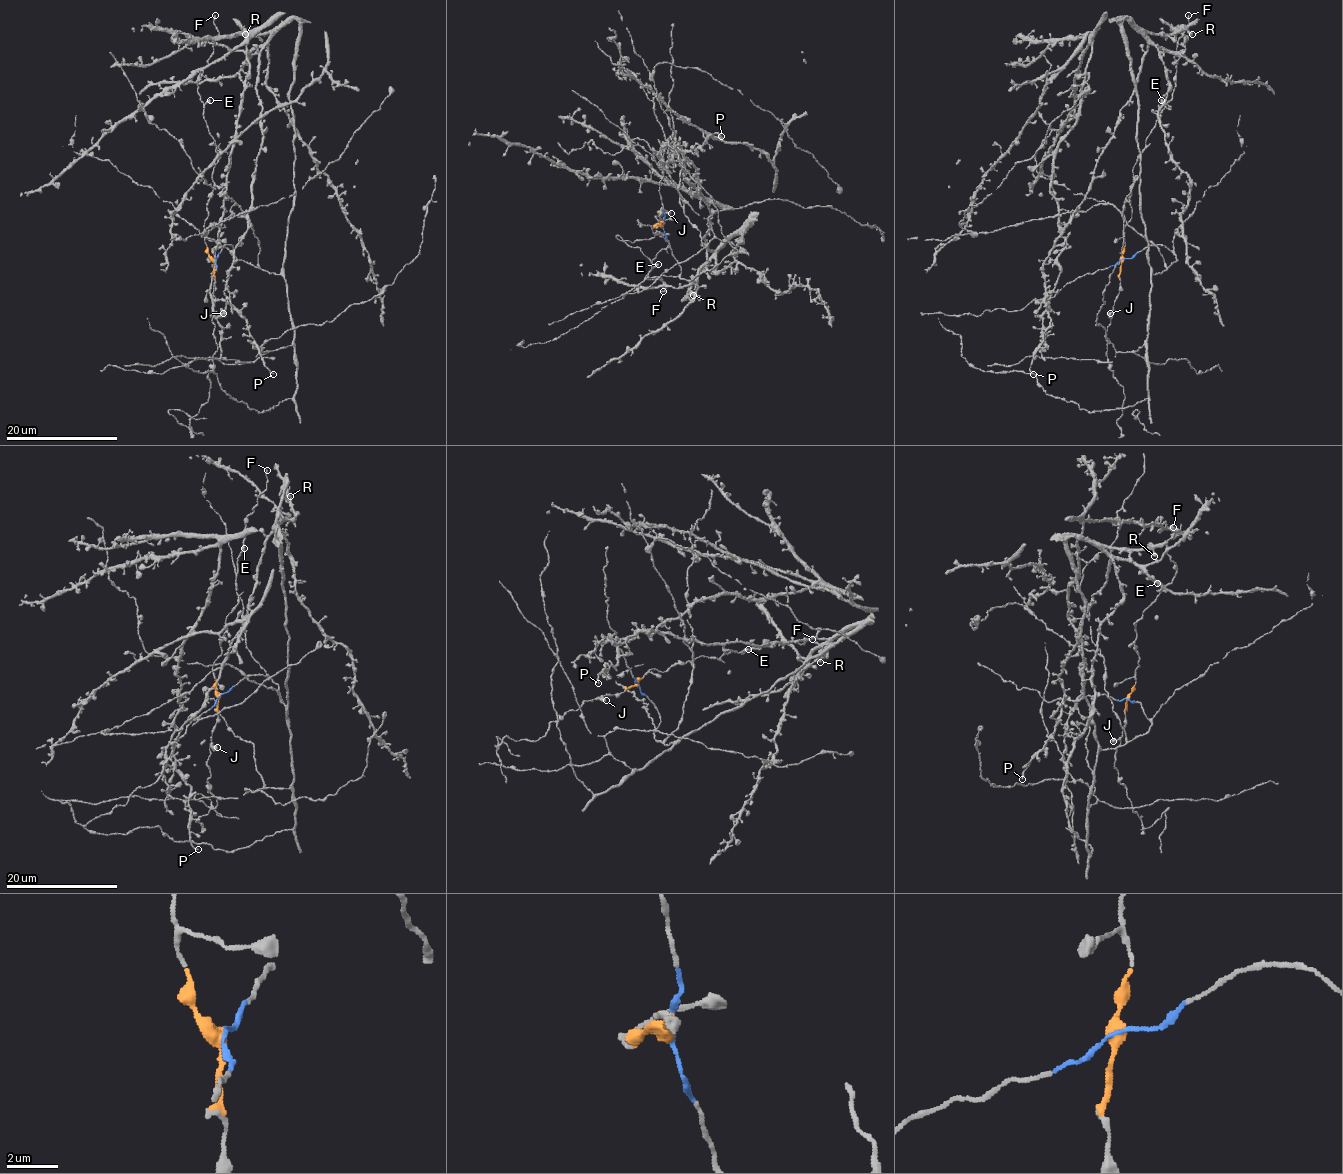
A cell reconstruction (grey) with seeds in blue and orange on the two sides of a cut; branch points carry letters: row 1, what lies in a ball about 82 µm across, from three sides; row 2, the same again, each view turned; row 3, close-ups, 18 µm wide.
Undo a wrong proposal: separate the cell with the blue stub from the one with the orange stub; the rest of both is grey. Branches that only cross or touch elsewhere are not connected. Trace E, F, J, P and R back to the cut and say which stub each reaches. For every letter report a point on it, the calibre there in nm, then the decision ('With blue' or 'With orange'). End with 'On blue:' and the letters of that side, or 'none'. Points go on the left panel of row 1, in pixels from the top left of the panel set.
E: Place: (210, 100). Thickness 400 nm. With orange
F: Place: (215, 15). Thickness 190 nm. With orange
J: Place: (223, 313). Thickness 500 nm. With orange
P: Place: (273, 374). Thickness 190 nm. With blue
R: Place: (245, 34). Thickness 480 nm. With blue
On blue: P, R

